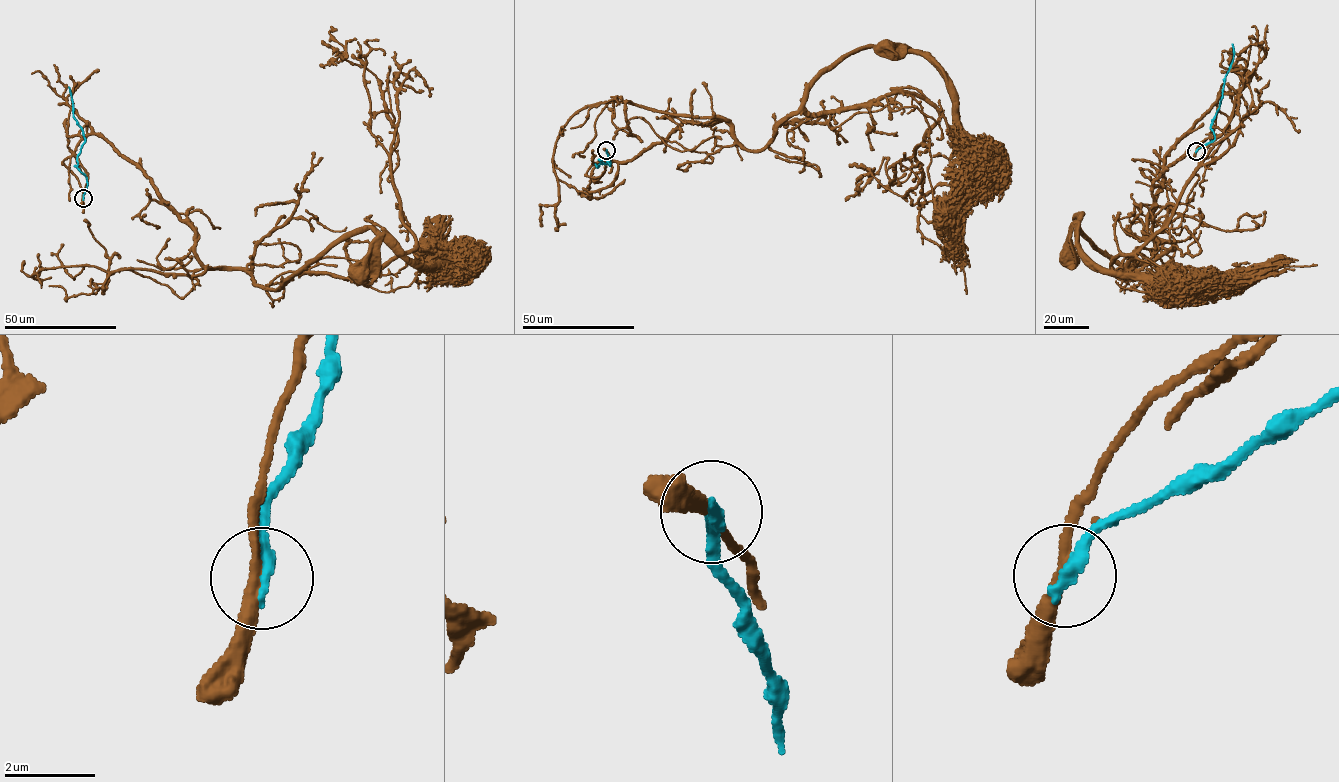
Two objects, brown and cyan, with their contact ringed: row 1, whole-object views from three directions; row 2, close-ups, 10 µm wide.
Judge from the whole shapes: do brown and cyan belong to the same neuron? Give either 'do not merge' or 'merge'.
do not merge

